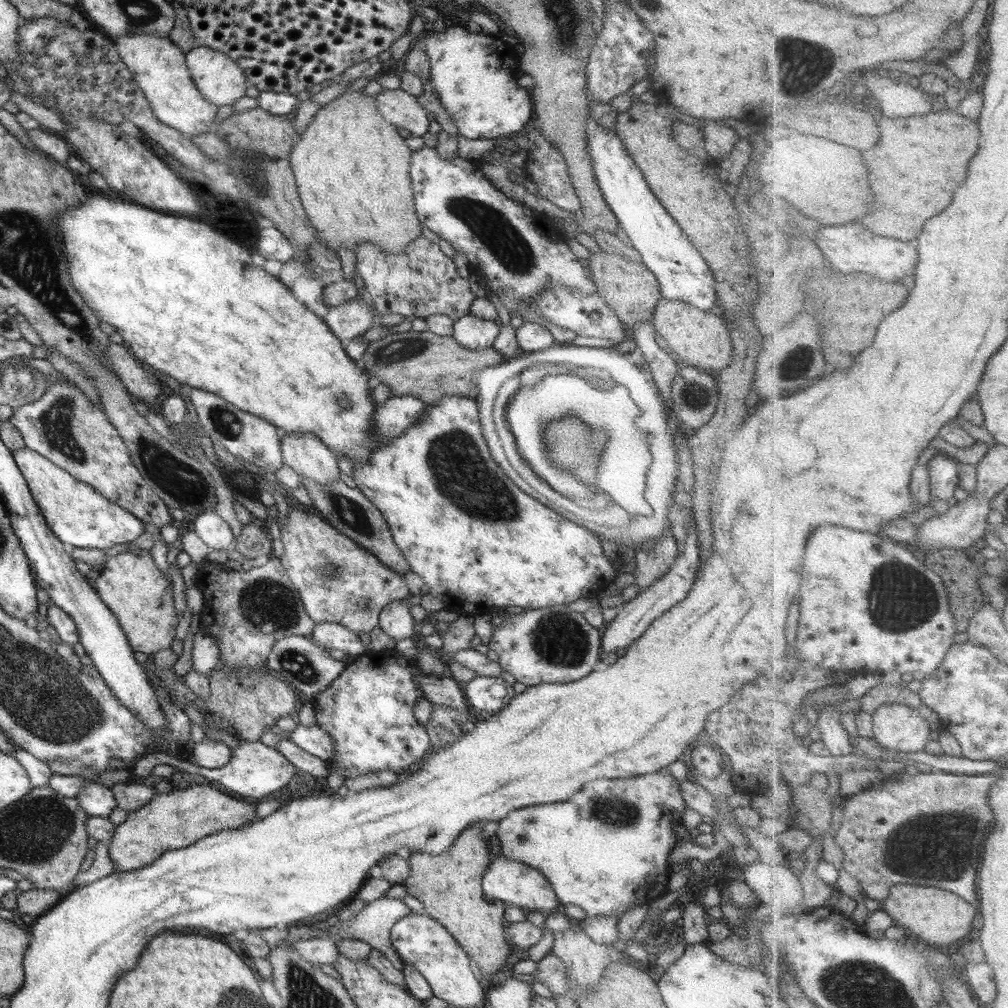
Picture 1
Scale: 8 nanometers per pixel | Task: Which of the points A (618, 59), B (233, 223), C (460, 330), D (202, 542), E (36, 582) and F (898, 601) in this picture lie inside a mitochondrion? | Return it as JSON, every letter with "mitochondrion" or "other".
{"A":"other","B":"other","C":"other","D":"other","E":"other","F":"mitochondrion"}

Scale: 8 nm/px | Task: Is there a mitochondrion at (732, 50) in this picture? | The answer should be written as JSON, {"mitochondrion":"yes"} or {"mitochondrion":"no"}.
{"mitochondrion":"no"}

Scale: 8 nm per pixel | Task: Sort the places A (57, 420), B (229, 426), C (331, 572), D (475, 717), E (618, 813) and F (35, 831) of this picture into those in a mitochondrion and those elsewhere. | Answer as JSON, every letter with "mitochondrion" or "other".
{"A":"mitochondrion","B":"mitochondrion","C":"mitochondrion","D":"other","E":"mitochondrion","F":"mitochondrion"}

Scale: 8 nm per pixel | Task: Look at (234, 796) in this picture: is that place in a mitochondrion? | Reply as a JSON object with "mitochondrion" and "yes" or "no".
{"mitochondrion":"no"}

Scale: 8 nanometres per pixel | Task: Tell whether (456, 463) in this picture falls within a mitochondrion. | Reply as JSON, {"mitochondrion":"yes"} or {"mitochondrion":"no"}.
{"mitochondrion":"yes"}

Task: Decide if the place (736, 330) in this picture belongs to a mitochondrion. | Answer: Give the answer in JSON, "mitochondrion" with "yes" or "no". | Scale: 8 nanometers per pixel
{"mitochondrion":"no"}

